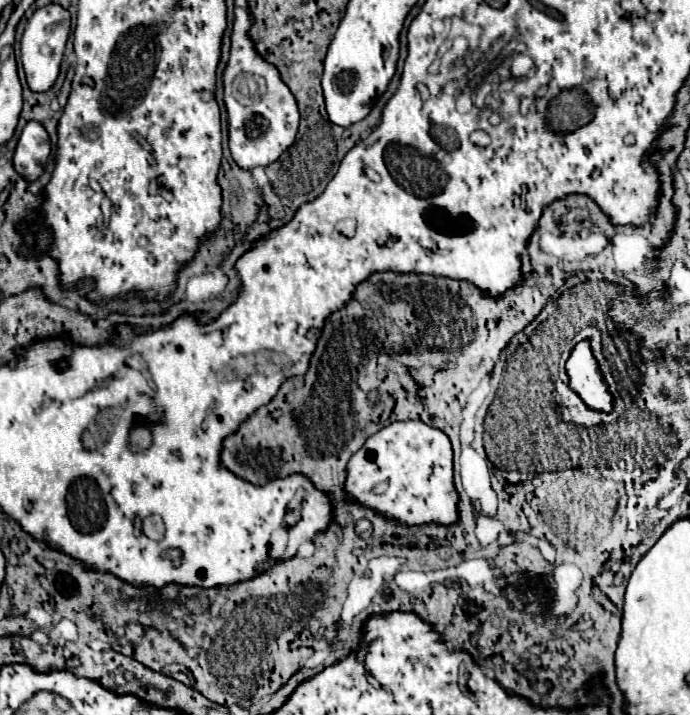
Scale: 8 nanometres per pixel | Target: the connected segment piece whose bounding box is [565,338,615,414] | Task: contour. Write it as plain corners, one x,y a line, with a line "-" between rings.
585,338
571,350
565,372
569,378
569,388
583,400
591,410
611,414
615,408
615,398
609,390
609,384
603,378
599,360
593,354
591,340

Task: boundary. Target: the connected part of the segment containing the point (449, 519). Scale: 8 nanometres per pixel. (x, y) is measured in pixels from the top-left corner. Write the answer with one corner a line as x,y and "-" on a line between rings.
407,420
407,422
393,422
385,428
381,428
377,434
373,434
365,444
363,448
351,458
351,464
347,464
347,477
345,481
345,490
348,499
351,502
359,501
363,504
367,504
369,508
375,508
377,512
381,512
383,516
387,518
397,518
399,522
403,524
453,524
457,520
457,492
453,488
453,450
451,450
451,442
449,438
437,430
437,428
431,428
427,424
423,424
421,420

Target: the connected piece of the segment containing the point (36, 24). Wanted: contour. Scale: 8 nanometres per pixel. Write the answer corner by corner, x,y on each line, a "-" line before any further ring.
59,4
43,6
43,8
35,10
35,14
29,18
23,38
21,38
21,62
23,62
27,84
33,92
47,92
53,88
53,84
59,76
69,30
71,30
69,12

